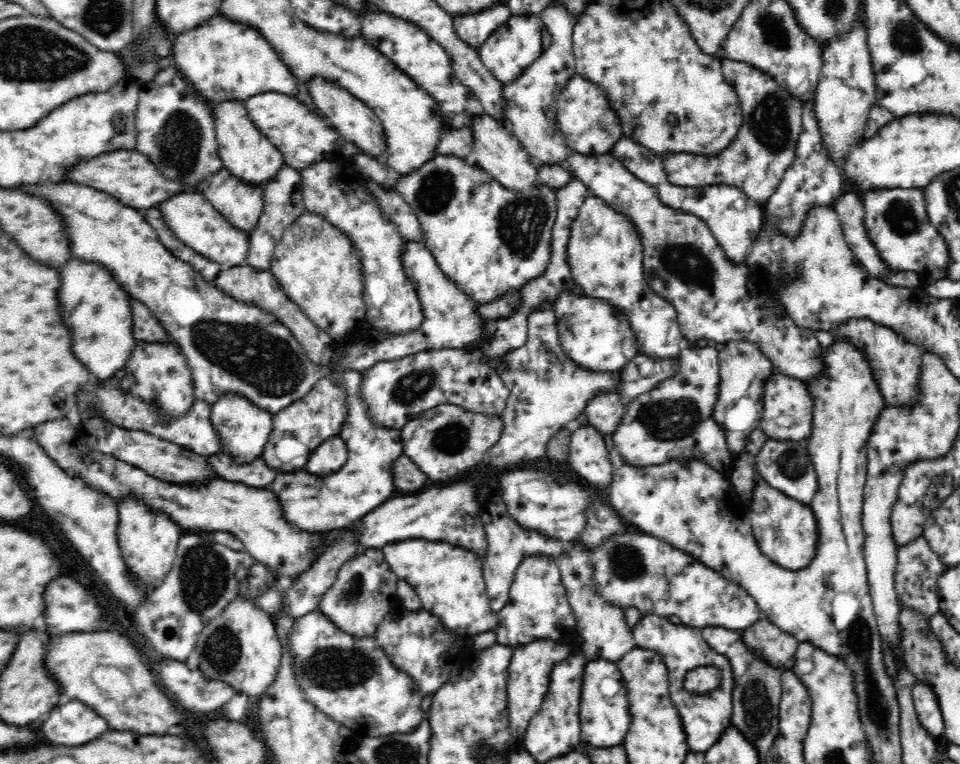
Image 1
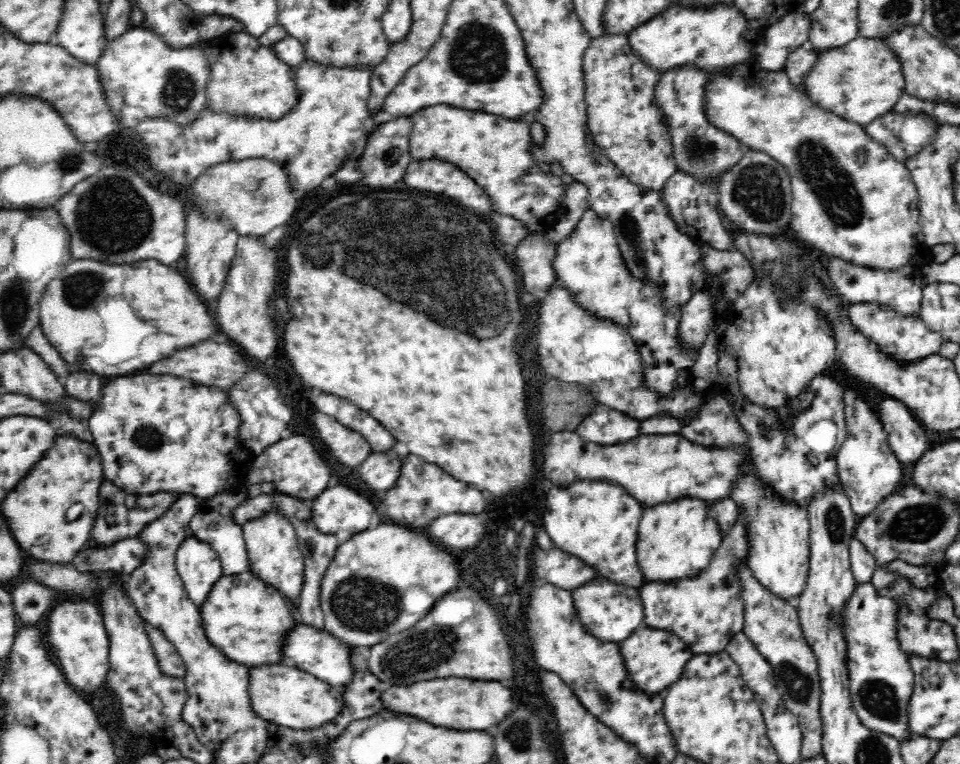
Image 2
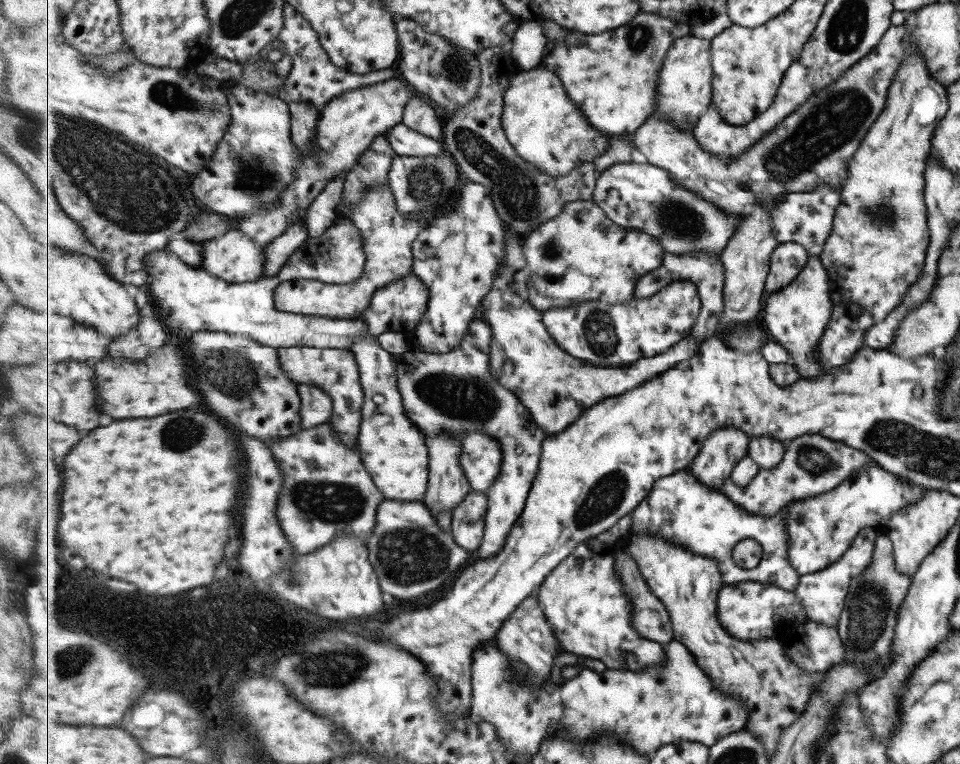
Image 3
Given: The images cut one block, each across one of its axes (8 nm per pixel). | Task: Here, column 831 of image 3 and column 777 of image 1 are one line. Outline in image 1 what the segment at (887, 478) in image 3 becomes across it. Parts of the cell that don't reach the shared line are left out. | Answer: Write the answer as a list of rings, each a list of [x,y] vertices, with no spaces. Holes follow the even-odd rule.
[[[754,470],[754,504],[749,511],[751,532],[759,550],[784,569],[800,570],[810,564],[817,552],[817,519],[809,505],[795,501],[761,480]]]

